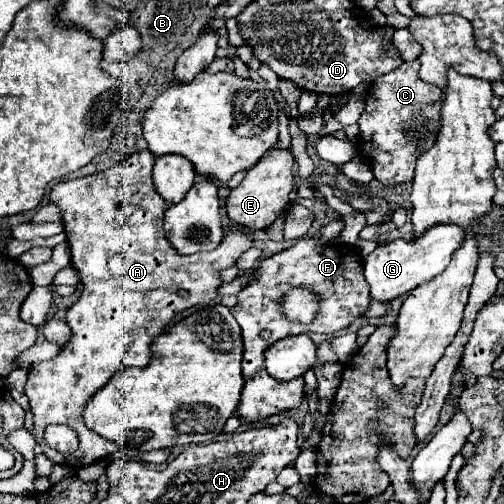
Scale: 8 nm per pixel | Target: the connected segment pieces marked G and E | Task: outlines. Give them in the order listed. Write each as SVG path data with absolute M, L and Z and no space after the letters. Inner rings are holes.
M439 225L423 233L419 239L397 239L391 243L377 245L377 249L363 259L363 277L371 287L371 297L375 301L393 301L405 293L411 293L417 285L437 277L451 261L455 249L463 243L463 229L455 225Z
M271 149L253 169L247 171L245 179L241 181L239 187L231 189L227 201L225 201L225 211L227 217L231 219L233 225L243 227L243 229L267 229L277 217L279 213L285 211L285 207L289 205L289 195L293 191L293 167L295 159L291 155L291 151L285 149Z

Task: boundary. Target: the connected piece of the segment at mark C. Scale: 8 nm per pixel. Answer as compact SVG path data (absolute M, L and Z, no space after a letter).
M409 61L399 67L399 71L391 71L371 83L371 91L365 99L365 111L359 117L359 149L365 159L371 161L371 171L375 179L379 179L385 185L401 185L413 179L415 161L421 153L425 153L429 147L435 145L437 133L439 133L439 119L441 119L441 101L443 91L435 85L423 83L419 79L419 61Z

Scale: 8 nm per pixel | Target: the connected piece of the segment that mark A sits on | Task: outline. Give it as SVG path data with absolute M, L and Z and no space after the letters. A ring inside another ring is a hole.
M141 151L127 157L127 161L123 161L121 165L111 167L103 173L57 183L49 193L49 201L55 203L63 213L63 229L71 249L71 265L79 273L83 291L67 311L67 323L73 325L73 339L63 349L63 353L57 355L55 359L39 361L33 367L29 367L25 395L29 397L31 411L33 411L37 443L45 449L45 455L53 463L67 465L71 469L81 469L91 465L91 459L99 461L99 449L91 445L91 429L87 429L83 423L85 403L119 369L127 365L147 365L151 361L153 337L161 335L177 313L193 305L209 305L217 297L217 289L223 285L223 279L219 275L221 269L235 265L239 255L249 247L253 247L253 241L245 231L231 229L223 237L223 243L209 253L187 255L187 257L175 255L175 251L171 251L171 245L165 241L163 235L163 213L167 203L159 197L151 181L153 163L155 157L149 151ZM179 291L187 291L187 295L183 297ZM49 423L69 425L79 437L79 449L69 455L51 449L43 437L45 427Z

